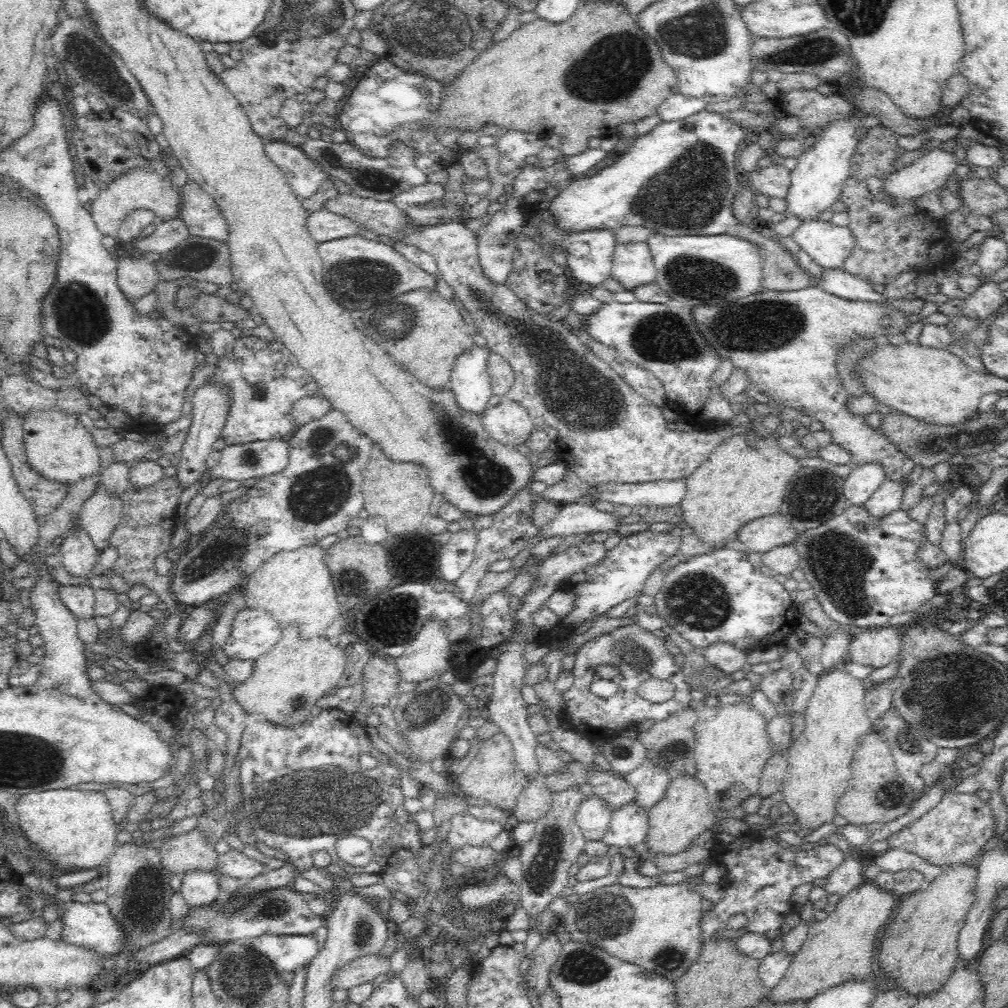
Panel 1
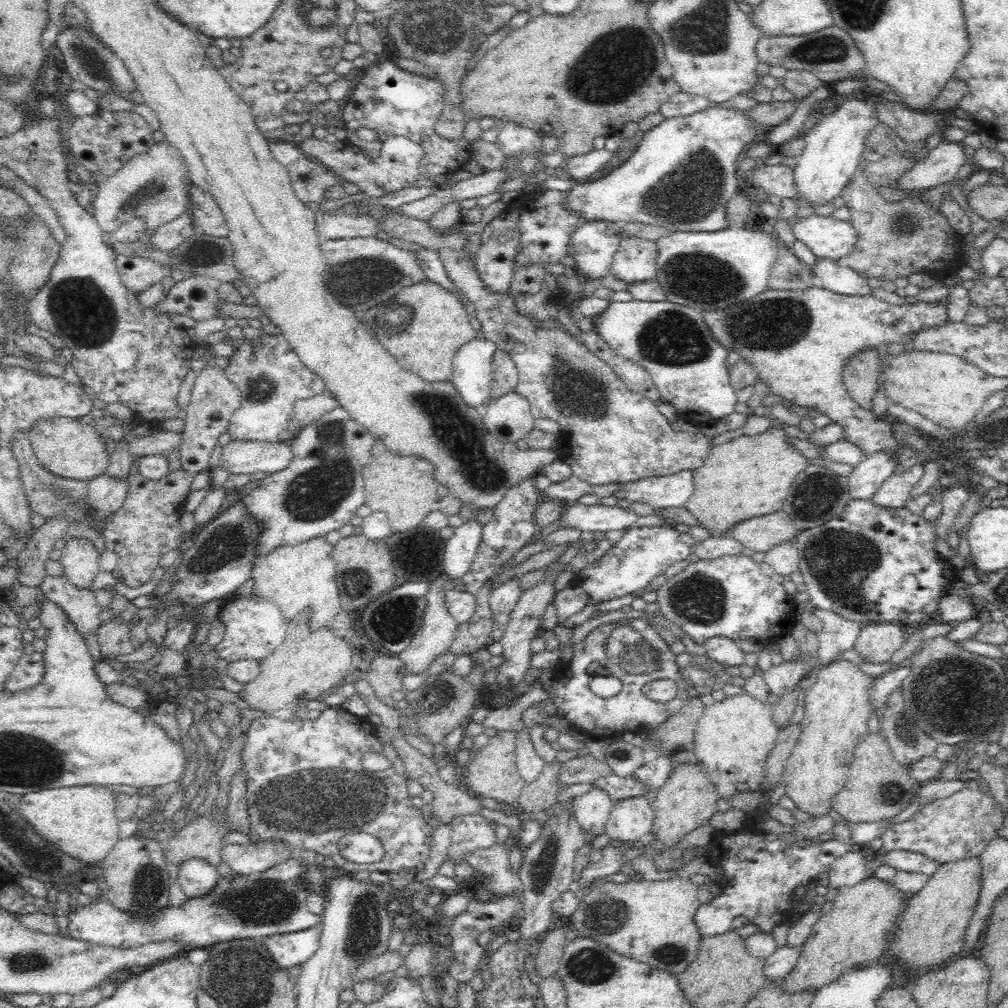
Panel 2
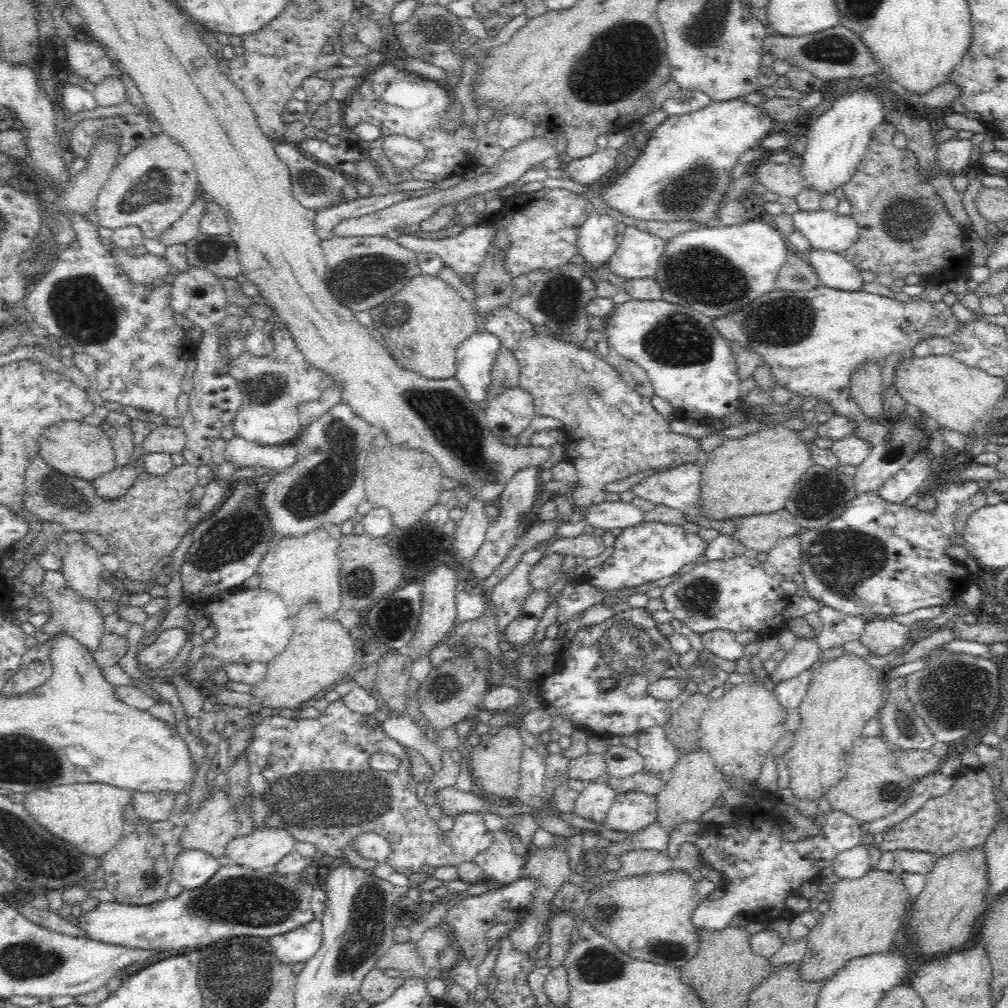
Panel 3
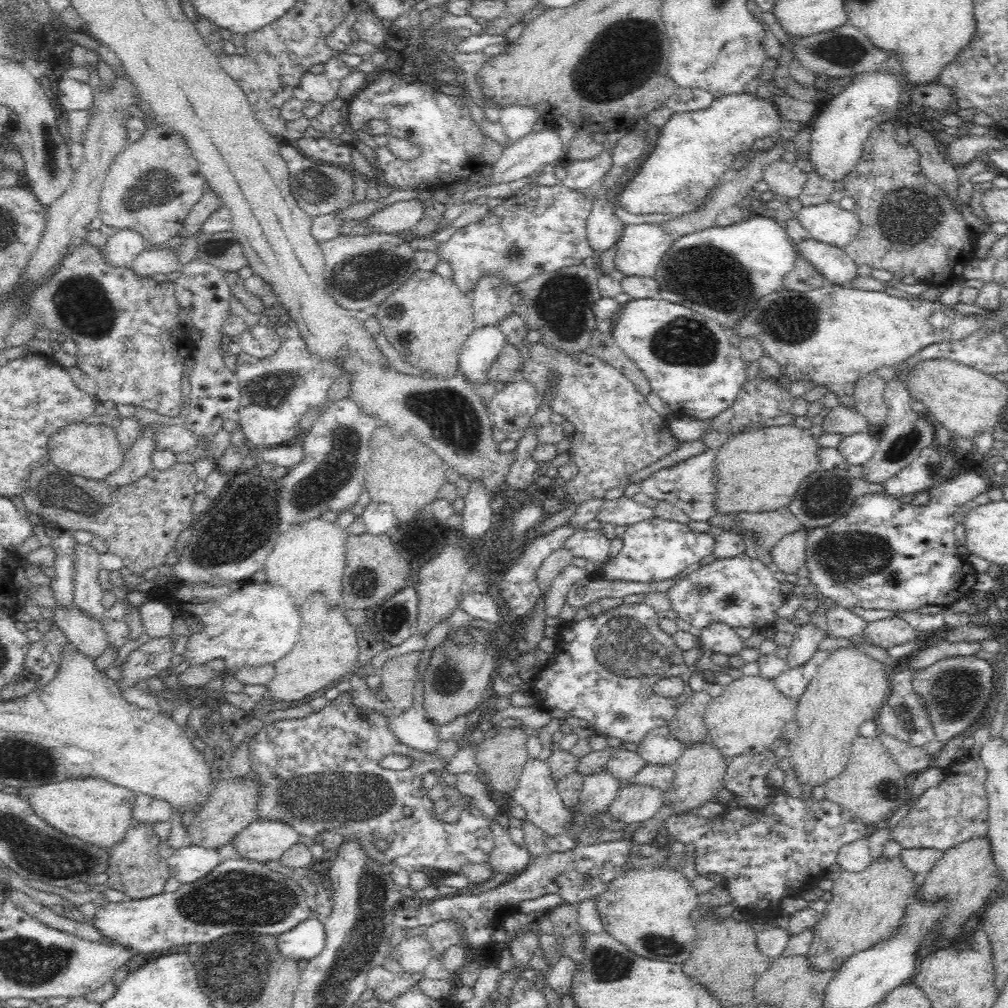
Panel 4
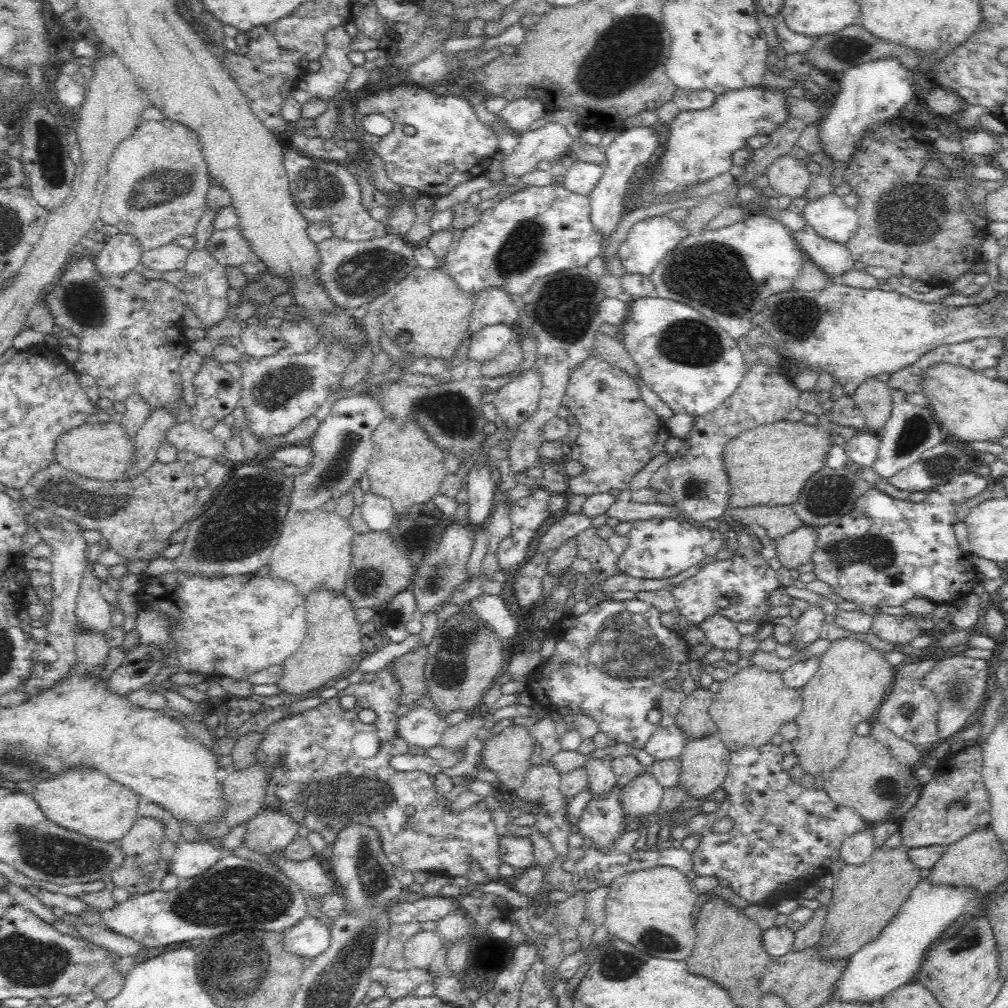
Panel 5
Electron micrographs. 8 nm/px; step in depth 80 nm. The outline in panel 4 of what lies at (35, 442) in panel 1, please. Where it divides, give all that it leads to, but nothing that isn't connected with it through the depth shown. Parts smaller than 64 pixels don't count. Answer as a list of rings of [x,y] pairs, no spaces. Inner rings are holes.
[[[74,423],[60,429],[51,436],[48,454],[58,468],[78,476],[104,481],[105,478],[123,465],[127,452],[118,440],[116,425]]]

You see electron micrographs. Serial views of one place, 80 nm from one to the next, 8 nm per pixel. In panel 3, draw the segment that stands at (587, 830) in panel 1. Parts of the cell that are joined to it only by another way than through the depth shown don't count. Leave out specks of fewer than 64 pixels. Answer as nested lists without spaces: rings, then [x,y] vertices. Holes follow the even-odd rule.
[[[590,780],[580,792],[573,808],[574,814],[602,822],[615,802],[616,792],[605,780]]]

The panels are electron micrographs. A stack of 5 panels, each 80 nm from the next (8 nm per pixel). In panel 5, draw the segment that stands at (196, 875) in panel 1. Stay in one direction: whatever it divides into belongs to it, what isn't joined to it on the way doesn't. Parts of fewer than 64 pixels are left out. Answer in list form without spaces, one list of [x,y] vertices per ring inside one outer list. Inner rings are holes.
[[[182,840],[176,845],[169,860],[169,870],[179,878],[190,878],[208,870],[212,864],[222,858],[221,849],[200,841]]]

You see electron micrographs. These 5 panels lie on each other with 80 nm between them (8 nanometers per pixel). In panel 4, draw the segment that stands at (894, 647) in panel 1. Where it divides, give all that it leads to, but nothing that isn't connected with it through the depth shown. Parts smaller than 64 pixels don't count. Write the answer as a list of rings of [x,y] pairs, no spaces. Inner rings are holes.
[[[899,617],[870,621],[863,635],[870,638],[876,647],[886,650],[922,637],[912,625]]]

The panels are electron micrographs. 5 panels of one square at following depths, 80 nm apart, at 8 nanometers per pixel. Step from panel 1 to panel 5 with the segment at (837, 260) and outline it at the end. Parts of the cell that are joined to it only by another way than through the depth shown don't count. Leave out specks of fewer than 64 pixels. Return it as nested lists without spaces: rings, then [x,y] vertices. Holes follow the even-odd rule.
[[[833,191],[809,199],[801,215],[820,236],[843,244],[854,236],[858,226],[855,209],[848,207],[843,197]]]

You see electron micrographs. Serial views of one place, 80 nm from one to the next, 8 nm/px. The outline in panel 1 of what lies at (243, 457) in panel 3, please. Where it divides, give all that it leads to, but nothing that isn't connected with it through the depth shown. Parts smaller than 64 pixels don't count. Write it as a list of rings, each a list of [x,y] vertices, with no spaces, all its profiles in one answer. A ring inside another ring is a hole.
[[[286,439],[261,440],[246,444],[228,444],[221,450],[216,466],[208,469],[205,481],[213,478],[241,480],[253,476],[275,475],[289,463]]]

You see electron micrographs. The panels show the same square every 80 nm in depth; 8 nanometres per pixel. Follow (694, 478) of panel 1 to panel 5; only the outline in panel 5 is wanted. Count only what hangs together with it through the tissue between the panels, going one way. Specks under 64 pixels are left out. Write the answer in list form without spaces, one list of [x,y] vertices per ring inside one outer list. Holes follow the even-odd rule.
[[[782,419],[756,426],[733,438],[724,449],[723,459],[730,483],[730,507],[779,506],[798,502],[805,482],[826,464],[828,450],[834,446],[834,431],[819,424]]]

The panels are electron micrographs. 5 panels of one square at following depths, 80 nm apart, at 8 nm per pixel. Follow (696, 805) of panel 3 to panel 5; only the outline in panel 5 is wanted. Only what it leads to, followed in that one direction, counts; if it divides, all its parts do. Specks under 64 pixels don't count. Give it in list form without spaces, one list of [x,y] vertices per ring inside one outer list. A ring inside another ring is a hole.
[[[719,732],[688,739],[682,754],[679,756],[681,762],[679,785],[684,786],[690,799],[710,797],[712,793],[723,786],[724,779],[729,771],[729,760],[732,750],[725,747]]]

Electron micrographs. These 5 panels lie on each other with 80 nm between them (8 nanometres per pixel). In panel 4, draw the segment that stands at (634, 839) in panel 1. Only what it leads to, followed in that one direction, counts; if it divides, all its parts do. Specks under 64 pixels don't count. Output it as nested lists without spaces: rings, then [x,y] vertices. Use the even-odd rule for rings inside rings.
[[[622,784],[609,811],[619,825],[644,822],[652,818],[665,802],[664,792],[649,784]]]

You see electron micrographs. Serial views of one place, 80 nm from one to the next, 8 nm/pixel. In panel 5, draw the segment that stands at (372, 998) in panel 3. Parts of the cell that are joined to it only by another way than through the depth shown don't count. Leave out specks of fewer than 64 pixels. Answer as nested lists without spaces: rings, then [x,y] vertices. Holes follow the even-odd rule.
[[[382,965],[371,970],[373,980],[386,985],[386,997],[393,1000],[409,996],[420,984],[430,981],[431,976],[428,968],[409,967],[398,971]]]

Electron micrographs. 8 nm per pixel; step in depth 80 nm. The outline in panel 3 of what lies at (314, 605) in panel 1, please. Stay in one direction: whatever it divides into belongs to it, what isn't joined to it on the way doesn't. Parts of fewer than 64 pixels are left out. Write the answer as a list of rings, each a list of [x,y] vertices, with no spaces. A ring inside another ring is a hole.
[[[327,527],[316,528],[303,536],[284,537],[278,542],[272,542],[272,546],[264,554],[264,558],[260,562],[260,568],[258,568],[258,572],[262,576],[260,588],[278,592],[282,596],[282,600],[286,602],[288,610],[294,612],[294,614],[300,610],[300,606],[304,606],[312,598],[316,598],[320,602],[322,616],[334,614],[340,608],[340,558],[336,556],[336,548],[340,546],[338,542],[338,539],[332,538],[329,534]]]

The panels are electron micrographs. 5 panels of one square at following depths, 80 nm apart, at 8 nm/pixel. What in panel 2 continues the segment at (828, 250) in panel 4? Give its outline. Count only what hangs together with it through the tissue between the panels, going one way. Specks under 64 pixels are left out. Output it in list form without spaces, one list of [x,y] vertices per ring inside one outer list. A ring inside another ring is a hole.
[[[816,256],[813,266],[817,283],[838,294],[870,294],[870,286],[858,271],[842,266],[838,260]]]

